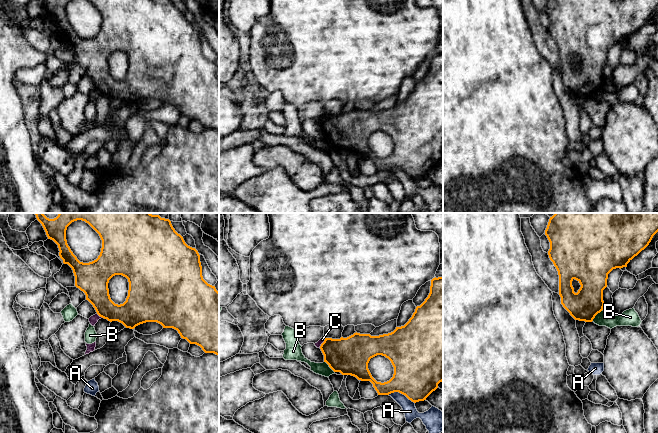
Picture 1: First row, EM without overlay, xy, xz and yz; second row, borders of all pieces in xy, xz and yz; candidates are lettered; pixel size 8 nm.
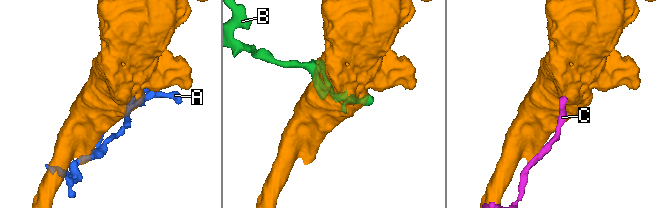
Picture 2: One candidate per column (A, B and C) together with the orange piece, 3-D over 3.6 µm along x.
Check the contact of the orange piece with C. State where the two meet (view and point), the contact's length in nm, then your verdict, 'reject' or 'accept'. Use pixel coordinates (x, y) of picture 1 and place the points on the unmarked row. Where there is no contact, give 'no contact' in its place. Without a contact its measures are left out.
meets orange in xy at (100, 92); contact 60 nm long; reject

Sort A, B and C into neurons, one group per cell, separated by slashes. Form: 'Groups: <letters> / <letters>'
Groups: A / B / C

